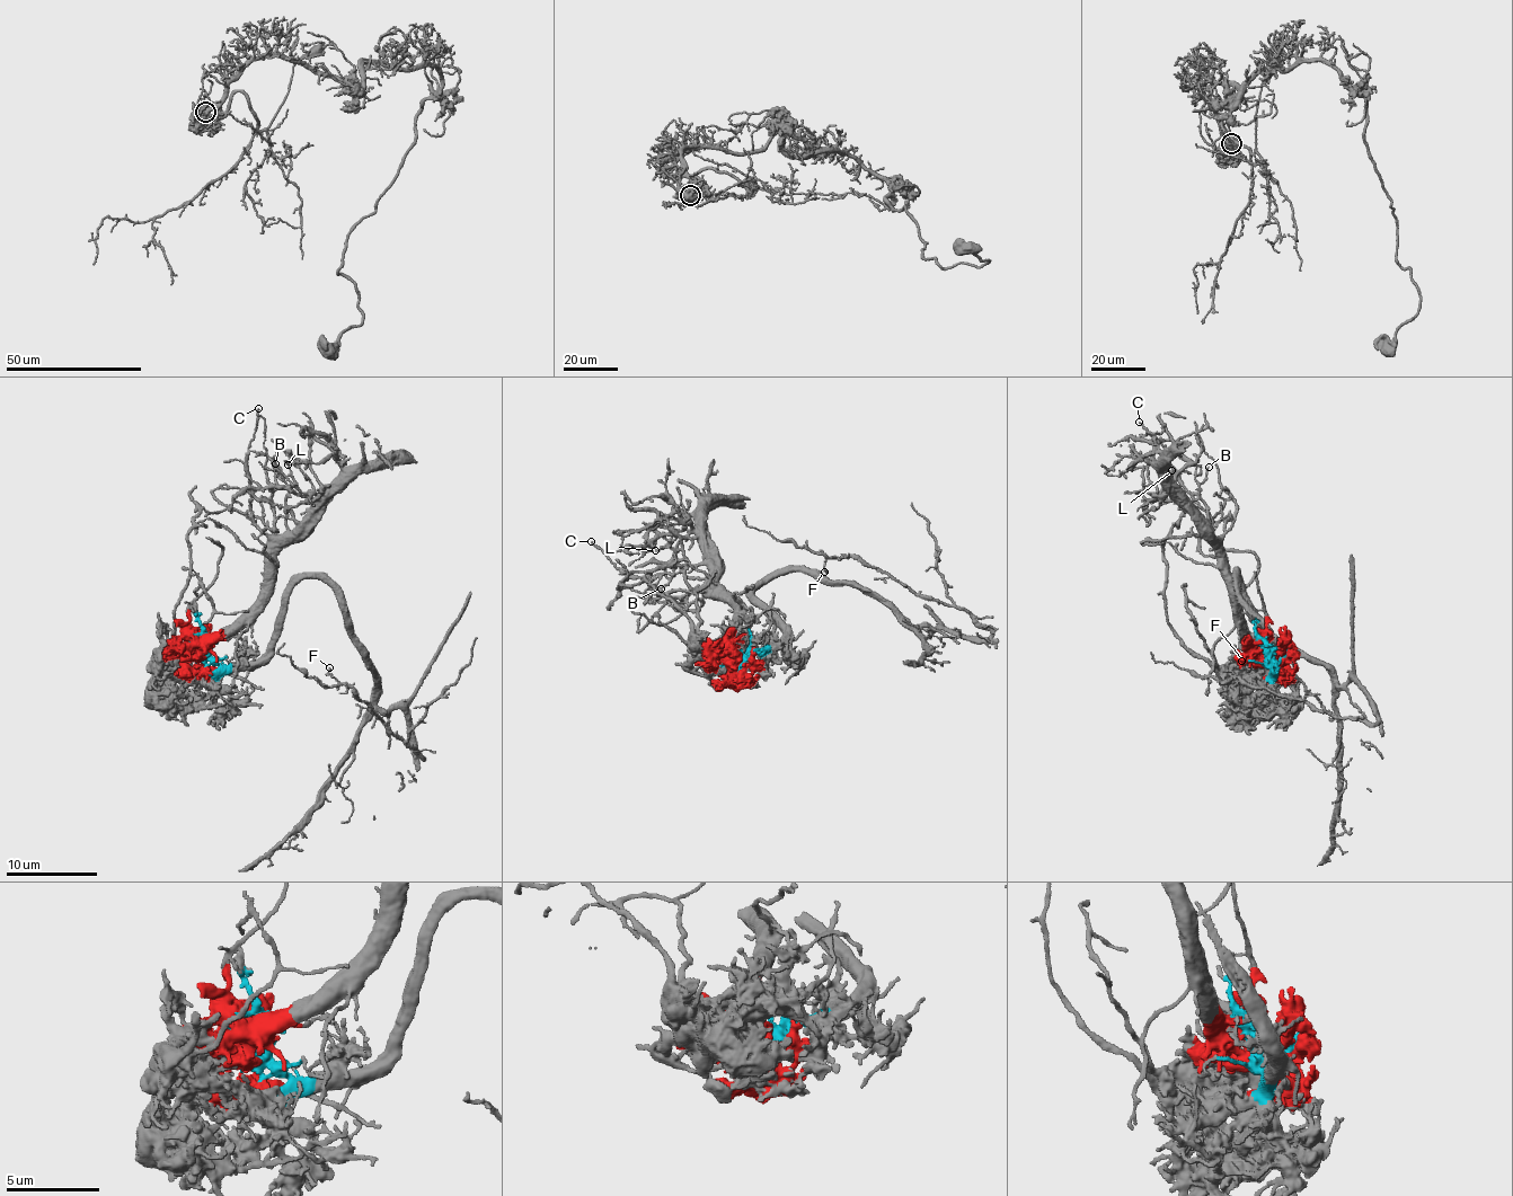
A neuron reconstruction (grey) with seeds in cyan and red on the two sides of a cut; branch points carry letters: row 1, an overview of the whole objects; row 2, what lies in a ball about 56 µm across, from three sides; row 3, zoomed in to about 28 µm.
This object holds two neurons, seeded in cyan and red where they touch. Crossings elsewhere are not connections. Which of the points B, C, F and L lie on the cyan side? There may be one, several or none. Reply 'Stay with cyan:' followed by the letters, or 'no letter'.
Stay with cyan: F

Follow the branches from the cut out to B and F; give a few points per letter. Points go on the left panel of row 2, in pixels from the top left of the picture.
B: (198, 647), (255, 603), (267, 574), (274, 541), (285, 529), (289, 485), (276, 474), (275, 462)
F: (198, 647), (249, 664), (289, 590), (325, 582), (365, 647), (377, 700), (400, 707), (422, 758), (329, 667)

